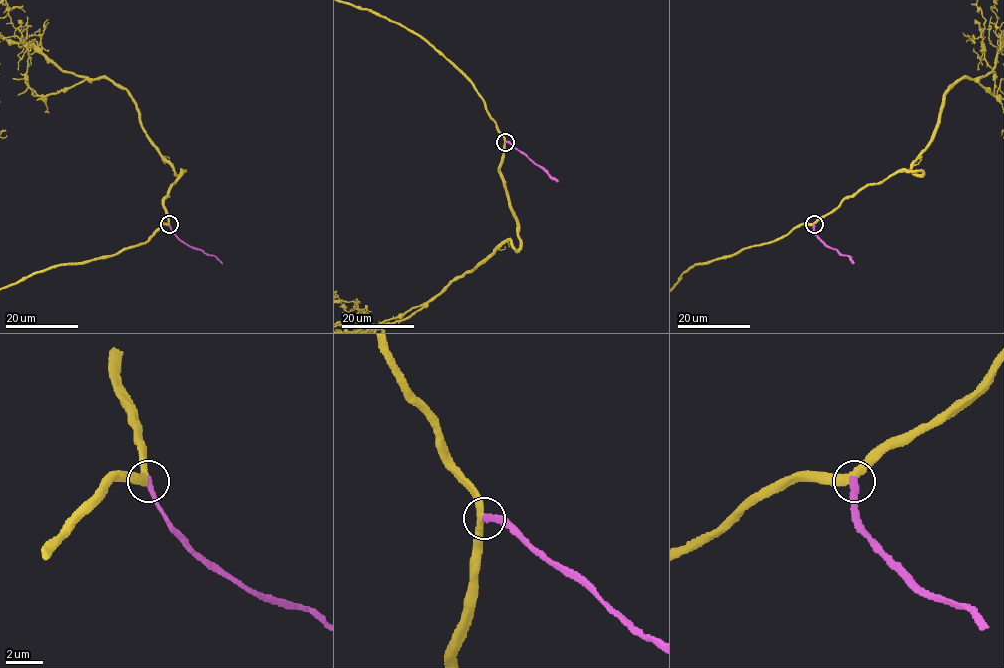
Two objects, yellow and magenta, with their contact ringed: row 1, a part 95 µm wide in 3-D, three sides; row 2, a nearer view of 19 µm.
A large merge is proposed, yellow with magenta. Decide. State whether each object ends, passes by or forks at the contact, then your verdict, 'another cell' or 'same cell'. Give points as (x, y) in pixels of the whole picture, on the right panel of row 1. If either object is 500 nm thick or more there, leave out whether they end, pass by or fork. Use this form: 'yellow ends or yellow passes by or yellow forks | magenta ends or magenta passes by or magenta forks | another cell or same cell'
yellow passes by | magenta ends | another cell

